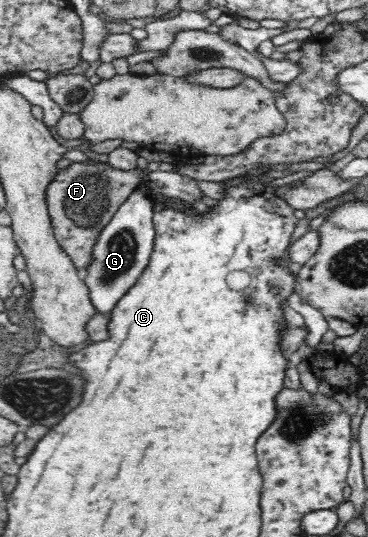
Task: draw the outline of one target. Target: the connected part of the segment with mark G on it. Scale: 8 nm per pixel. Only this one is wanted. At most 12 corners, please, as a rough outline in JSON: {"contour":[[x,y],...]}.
{"contour":[[137,187],[101,230],[81,274],[111,312],[148,265],[154,208]]}

